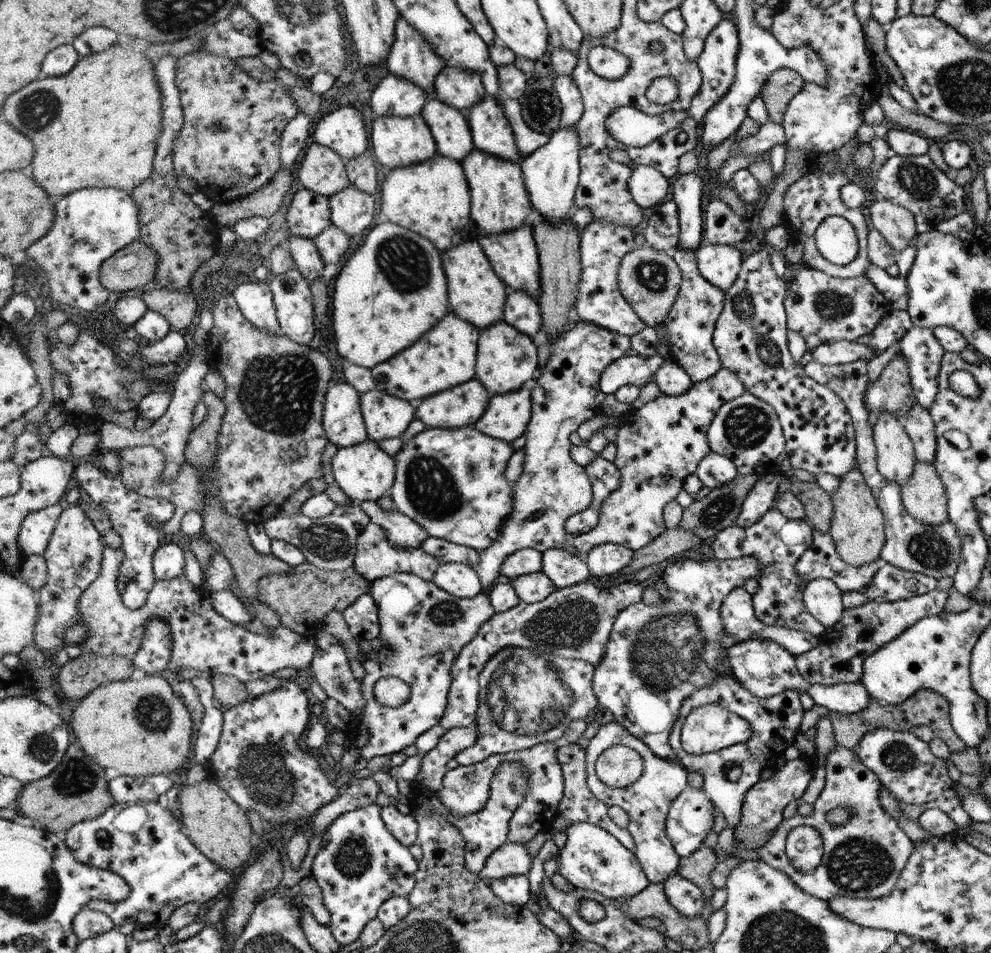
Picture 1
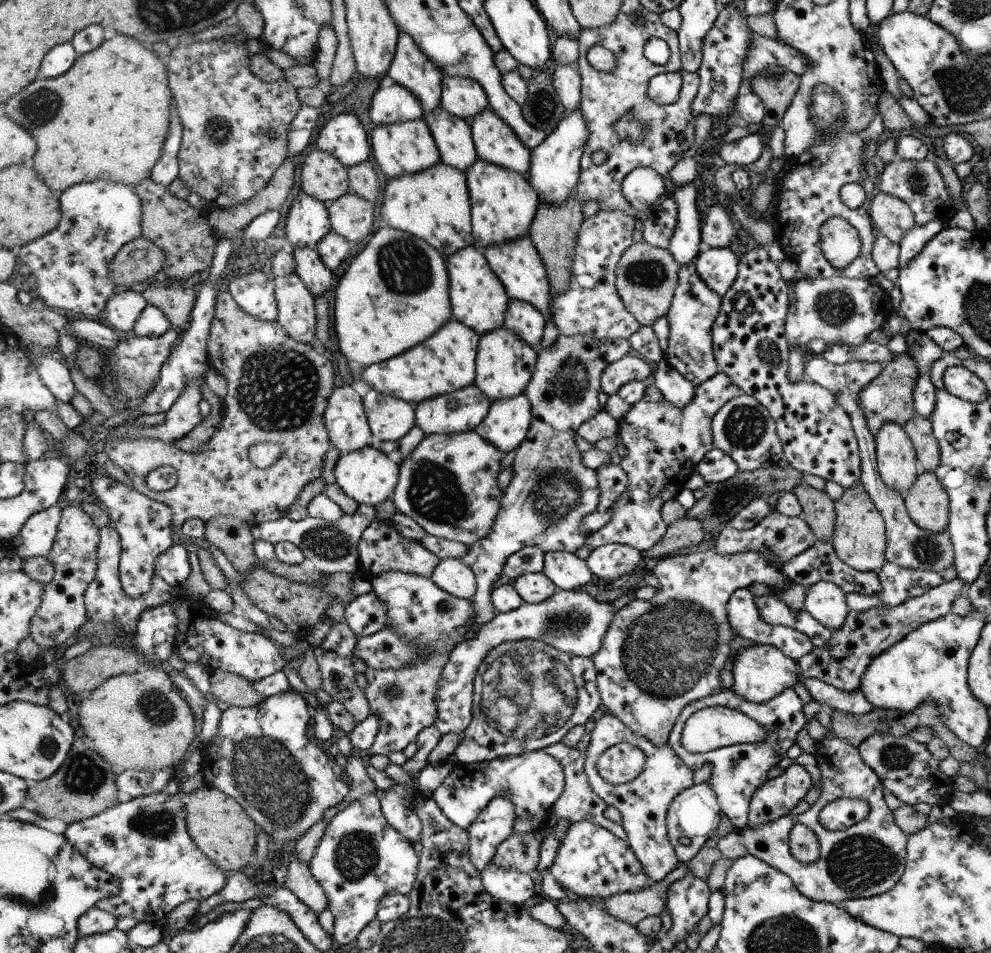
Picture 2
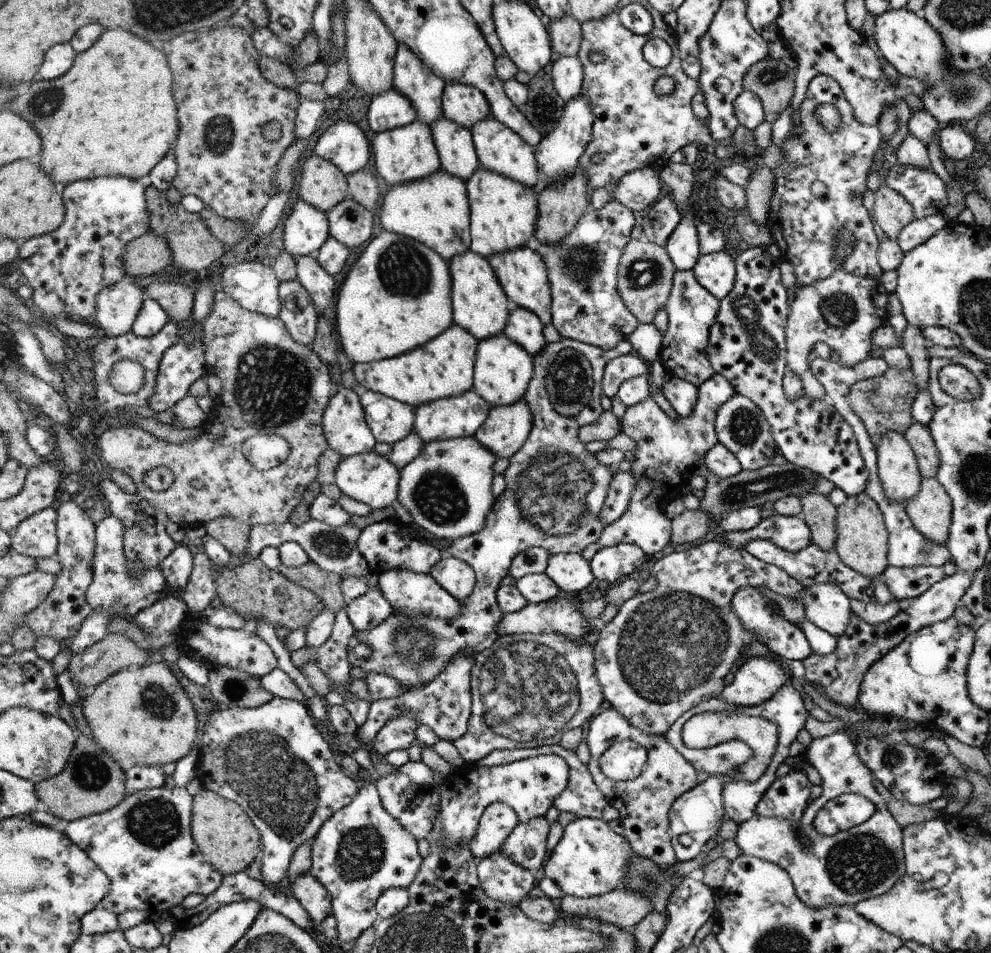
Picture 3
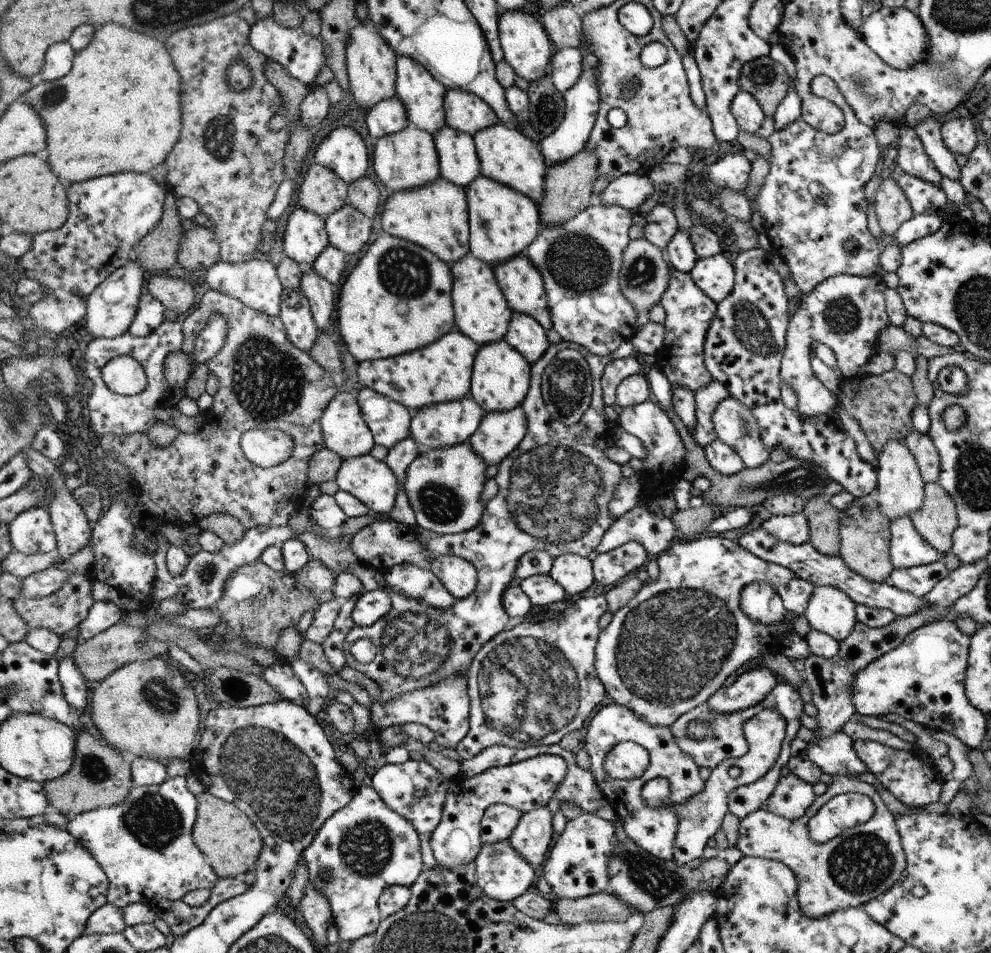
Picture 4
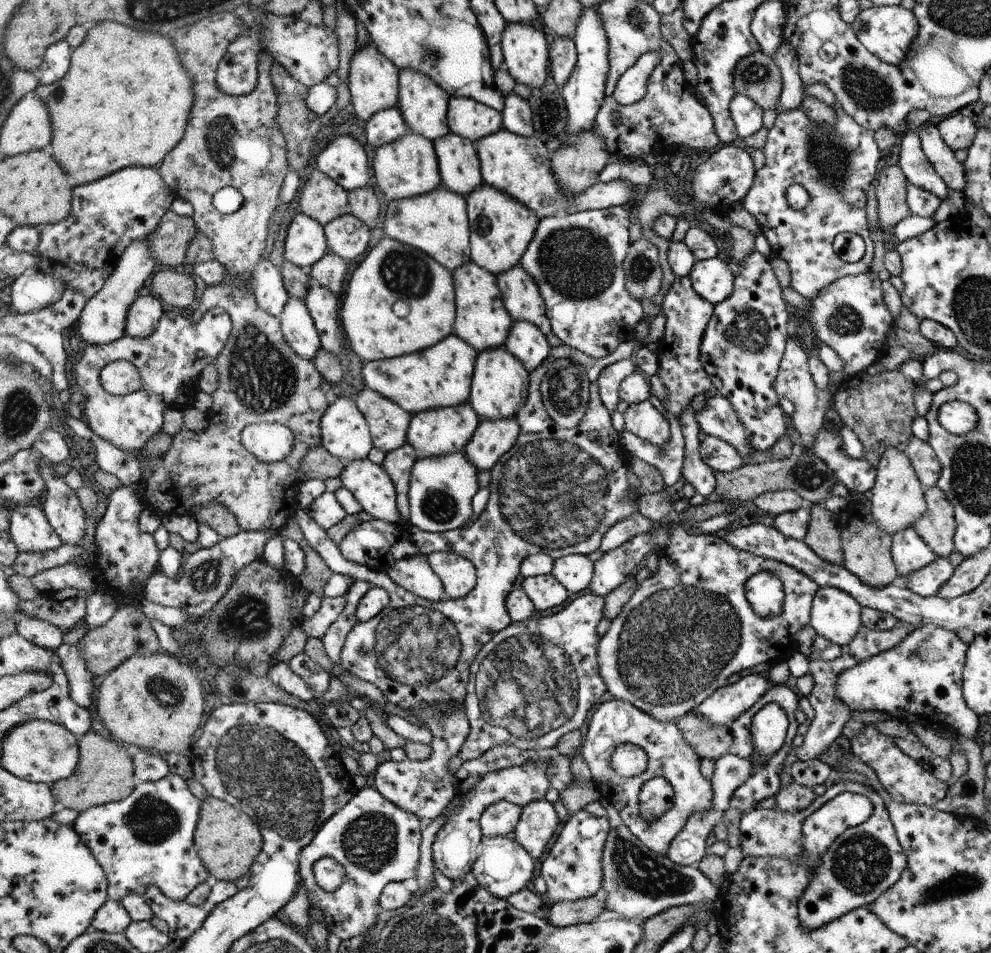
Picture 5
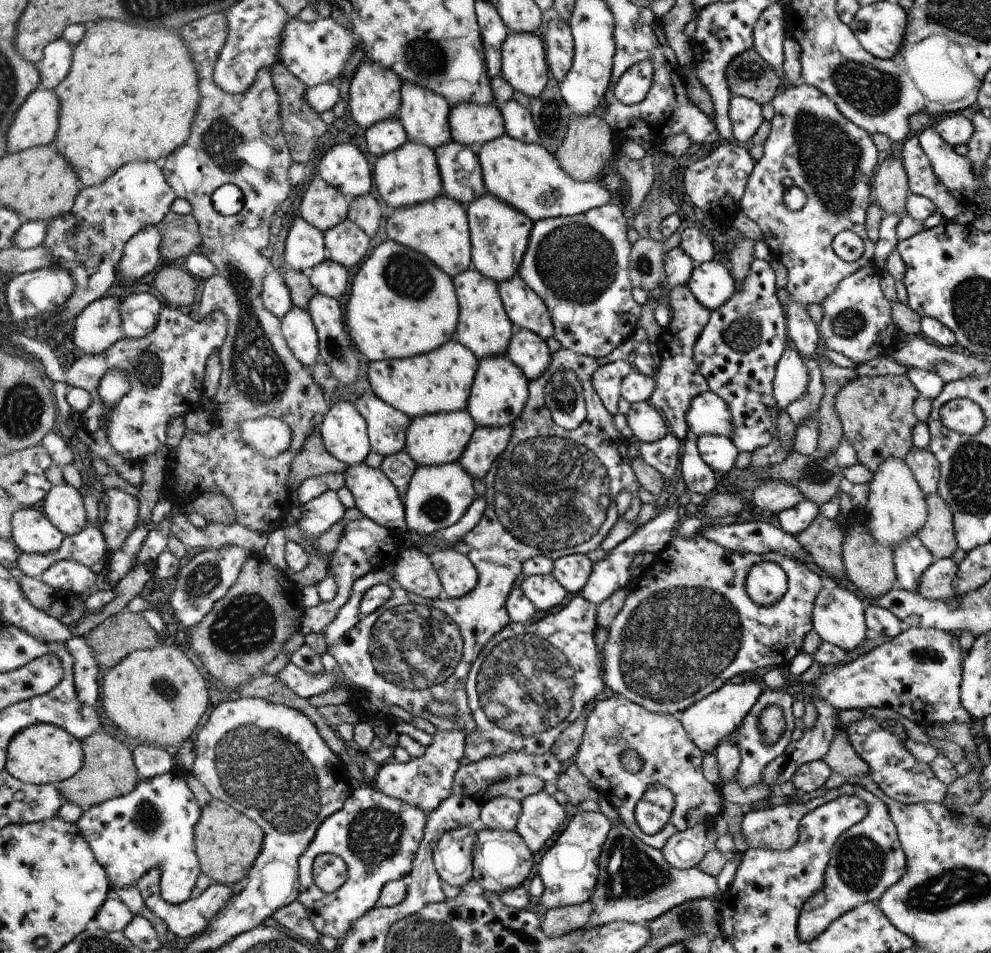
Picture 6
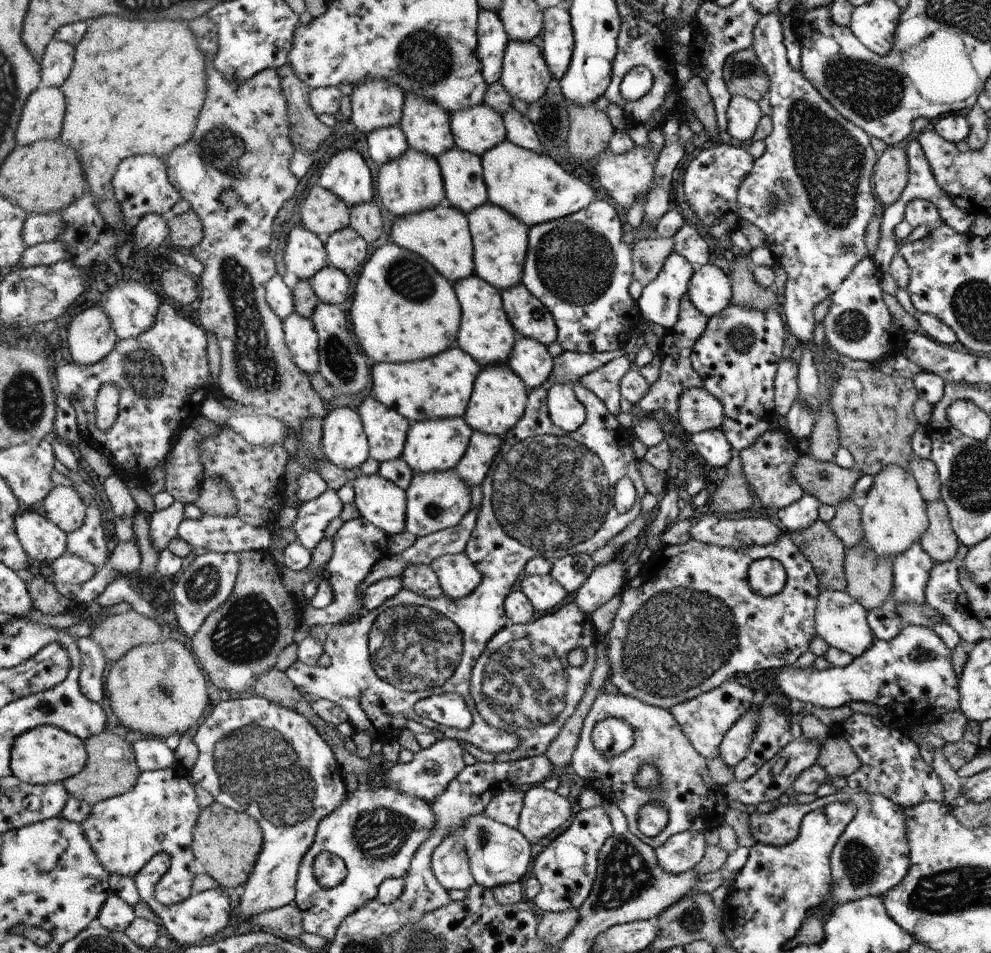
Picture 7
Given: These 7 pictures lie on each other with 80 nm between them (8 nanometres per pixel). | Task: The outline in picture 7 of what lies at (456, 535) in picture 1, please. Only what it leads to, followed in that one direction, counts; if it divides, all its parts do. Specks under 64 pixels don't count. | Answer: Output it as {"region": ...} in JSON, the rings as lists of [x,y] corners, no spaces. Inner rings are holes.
{"region":[[[454,469],[416,473],[407,493],[406,530],[417,537],[456,526],[470,510],[471,486]]]}

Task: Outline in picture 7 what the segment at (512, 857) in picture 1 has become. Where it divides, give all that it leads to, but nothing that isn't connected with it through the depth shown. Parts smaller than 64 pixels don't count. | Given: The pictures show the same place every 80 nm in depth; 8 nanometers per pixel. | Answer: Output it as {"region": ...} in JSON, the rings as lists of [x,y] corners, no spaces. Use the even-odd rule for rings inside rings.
{"region":[[[540,784],[523,794],[523,810],[519,815],[520,832],[534,845],[560,828],[570,815],[570,801],[549,791]]]}

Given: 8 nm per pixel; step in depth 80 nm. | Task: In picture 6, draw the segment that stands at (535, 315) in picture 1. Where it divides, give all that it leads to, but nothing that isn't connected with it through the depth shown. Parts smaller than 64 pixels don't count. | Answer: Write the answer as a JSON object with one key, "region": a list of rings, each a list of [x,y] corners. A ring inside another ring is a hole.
{"region":[[[516,328],[506,354],[515,361],[529,381],[538,379],[551,363],[551,350],[538,333],[525,328]]]}

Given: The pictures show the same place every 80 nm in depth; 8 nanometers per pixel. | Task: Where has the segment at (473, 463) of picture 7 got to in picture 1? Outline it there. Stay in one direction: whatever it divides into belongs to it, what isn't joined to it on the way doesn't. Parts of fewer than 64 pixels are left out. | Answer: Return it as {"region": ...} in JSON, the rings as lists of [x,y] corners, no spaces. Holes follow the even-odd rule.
{"region":[[[526,385],[514,392],[493,395],[490,406],[474,427],[488,436],[511,444],[525,434],[533,414],[532,392],[530,386]]]}

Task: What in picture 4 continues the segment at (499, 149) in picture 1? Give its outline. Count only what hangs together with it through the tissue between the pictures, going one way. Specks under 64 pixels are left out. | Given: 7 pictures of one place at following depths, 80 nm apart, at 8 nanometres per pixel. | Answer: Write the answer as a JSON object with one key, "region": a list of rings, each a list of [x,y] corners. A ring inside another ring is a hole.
{"region":[[[500,122],[492,127],[483,128],[482,131],[474,134],[474,139],[475,148],[479,153],[479,163],[482,165],[482,174],[524,193],[538,205],[546,195],[543,186],[549,167],[542,156],[539,141],[535,141],[516,128]]]}

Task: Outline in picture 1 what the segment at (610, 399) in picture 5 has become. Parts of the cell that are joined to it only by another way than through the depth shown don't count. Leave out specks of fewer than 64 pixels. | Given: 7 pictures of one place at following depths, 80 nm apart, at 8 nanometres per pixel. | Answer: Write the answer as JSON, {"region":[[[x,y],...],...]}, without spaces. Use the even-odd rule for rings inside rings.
{"region":[[[659,353],[648,358],[643,356],[621,356],[603,372],[599,388],[604,394],[615,394],[621,386],[636,385],[641,387],[653,378],[653,374],[664,362]]]}

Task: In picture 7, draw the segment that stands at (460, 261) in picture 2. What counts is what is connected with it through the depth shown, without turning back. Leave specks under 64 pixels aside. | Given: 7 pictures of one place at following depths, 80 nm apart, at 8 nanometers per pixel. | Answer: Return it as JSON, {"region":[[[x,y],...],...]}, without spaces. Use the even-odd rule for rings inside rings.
{"region":[[[476,274],[457,280],[455,289],[459,295],[460,304],[463,305],[463,323],[460,324],[456,344],[481,365],[506,362],[512,347],[515,346],[518,334],[503,307],[500,290]]]}

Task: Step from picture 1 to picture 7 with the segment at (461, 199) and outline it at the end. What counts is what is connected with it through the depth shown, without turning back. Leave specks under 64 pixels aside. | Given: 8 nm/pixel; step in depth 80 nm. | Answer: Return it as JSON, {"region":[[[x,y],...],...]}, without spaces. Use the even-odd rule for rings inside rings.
{"region":[[[446,202],[417,213],[396,217],[389,233],[390,242],[423,256],[448,280],[457,281],[475,274],[470,221],[460,209]]]}

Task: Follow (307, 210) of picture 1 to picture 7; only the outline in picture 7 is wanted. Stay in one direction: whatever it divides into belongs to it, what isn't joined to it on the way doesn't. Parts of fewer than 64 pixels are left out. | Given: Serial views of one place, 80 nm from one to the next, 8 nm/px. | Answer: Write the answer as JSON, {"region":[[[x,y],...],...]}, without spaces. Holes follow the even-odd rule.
{"region":[[[295,223],[285,234],[284,264],[299,280],[308,281],[327,264],[325,243],[315,232]]]}

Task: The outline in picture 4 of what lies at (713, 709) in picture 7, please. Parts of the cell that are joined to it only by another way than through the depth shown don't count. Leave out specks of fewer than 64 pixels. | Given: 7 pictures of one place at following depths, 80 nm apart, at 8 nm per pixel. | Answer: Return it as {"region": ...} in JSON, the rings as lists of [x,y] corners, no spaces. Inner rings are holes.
{"region":[[[763,664],[740,674],[728,688],[716,691],[707,703],[717,713],[744,710],[766,699],[780,680],[778,674]]]}

